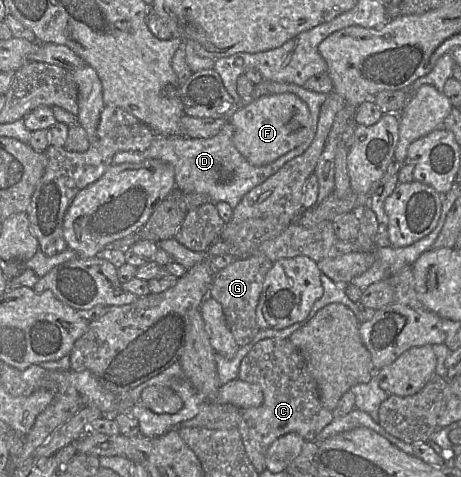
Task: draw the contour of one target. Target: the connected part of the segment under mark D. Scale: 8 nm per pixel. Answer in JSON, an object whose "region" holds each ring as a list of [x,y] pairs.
{"region":[[[261,80],[254,86],[249,97],[242,98],[241,106],[247,105],[261,96],[281,93],[293,93],[304,101],[311,116],[311,127],[307,139],[295,149],[279,157],[274,162],[254,166],[236,149],[233,143],[233,126],[230,121],[226,122],[219,133],[211,138],[187,138],[184,136],[155,136],[152,144],[144,151],[119,151],[113,158],[115,165],[122,163],[140,163],[147,159],[157,158],[173,166],[175,172],[176,188],[182,193],[204,194],[209,202],[227,202],[232,208],[254,187],[262,184],[270,176],[275,174],[287,162],[302,155],[311,145],[317,131],[320,110],[327,95],[317,93],[292,83],[278,83]]]}

